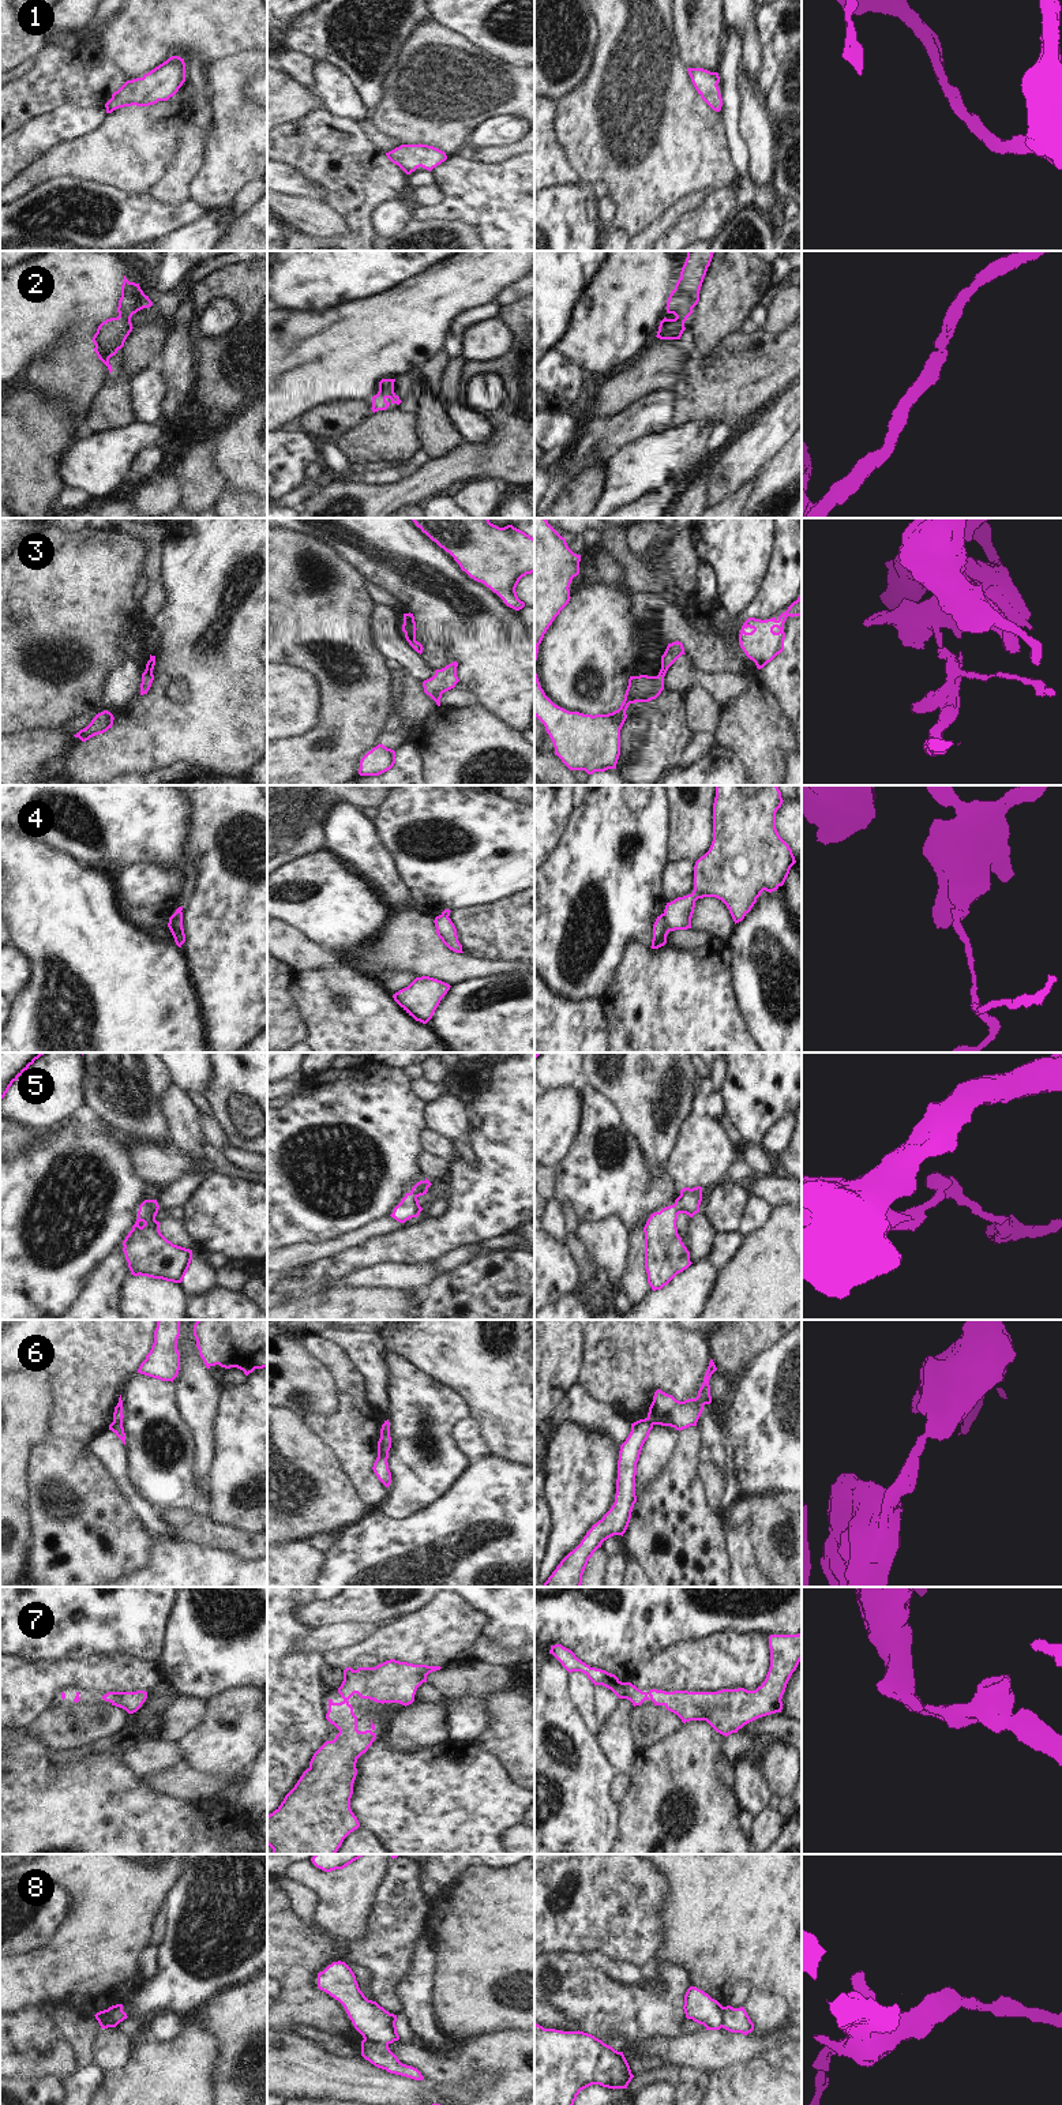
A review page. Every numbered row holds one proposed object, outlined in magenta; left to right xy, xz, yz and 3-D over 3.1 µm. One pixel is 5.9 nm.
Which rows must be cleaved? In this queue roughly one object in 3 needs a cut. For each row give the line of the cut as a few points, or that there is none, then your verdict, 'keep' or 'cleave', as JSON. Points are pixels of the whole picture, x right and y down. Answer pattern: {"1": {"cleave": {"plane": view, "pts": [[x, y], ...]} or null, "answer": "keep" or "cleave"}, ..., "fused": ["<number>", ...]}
{"1": {"cleave": null, "answer": "keep"}, "2": {"cleave": null, "answer": "keep"}, "3": {"cleave": null, "answer": "keep"}, "4": {"cleave": {"plane": "yz", "pts": [[663, 914], [670, 930]]}, "answer": "cleave"}, "5": {"cleave": null, "answer": "keep"}, "6": {"cleave": {"plane": "xy", "pts": [[113, 1419], [122, 1421]]}, "answer": "cleave"}, "7": {"cleave": null, "answer": "keep"}, "8": {"cleave": {"plane": "xz", "pts": [[364, 2038], [387, 2045]]}, "answer": "cleave"}, "fused": ["4", "6", "8"]}

